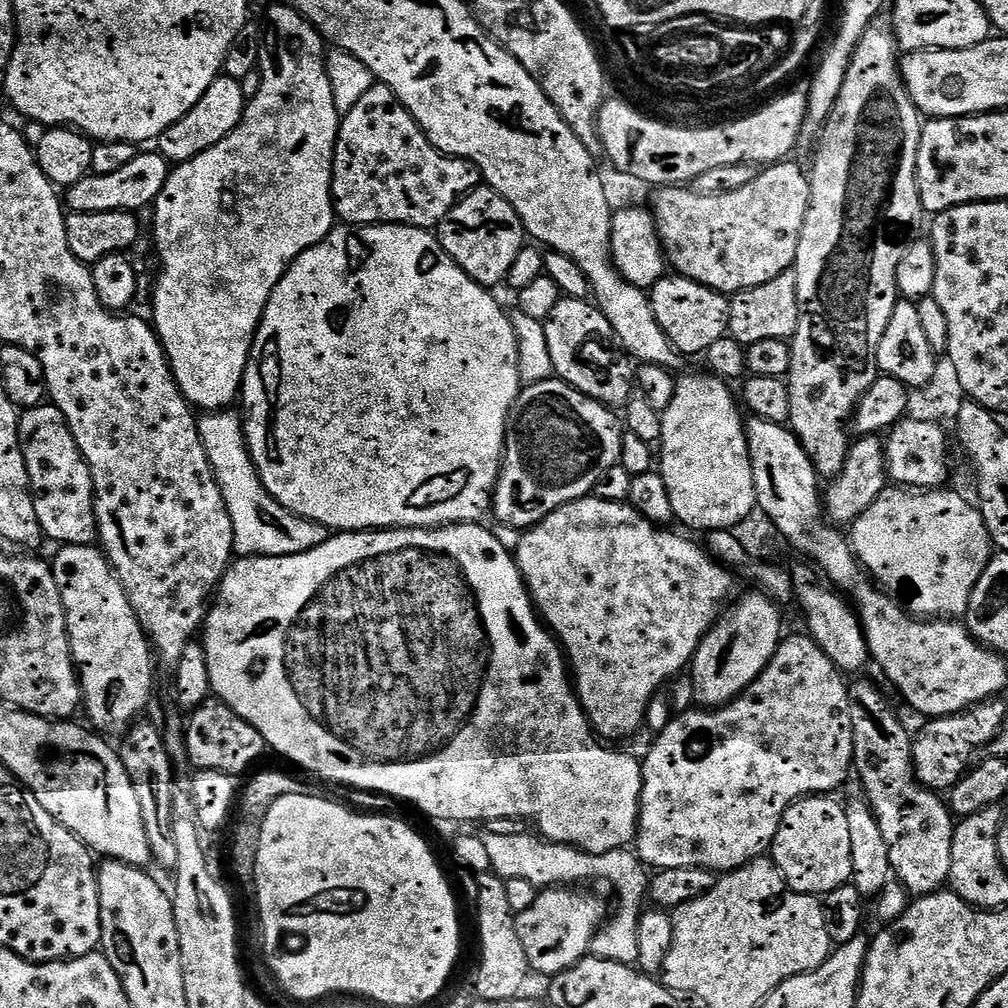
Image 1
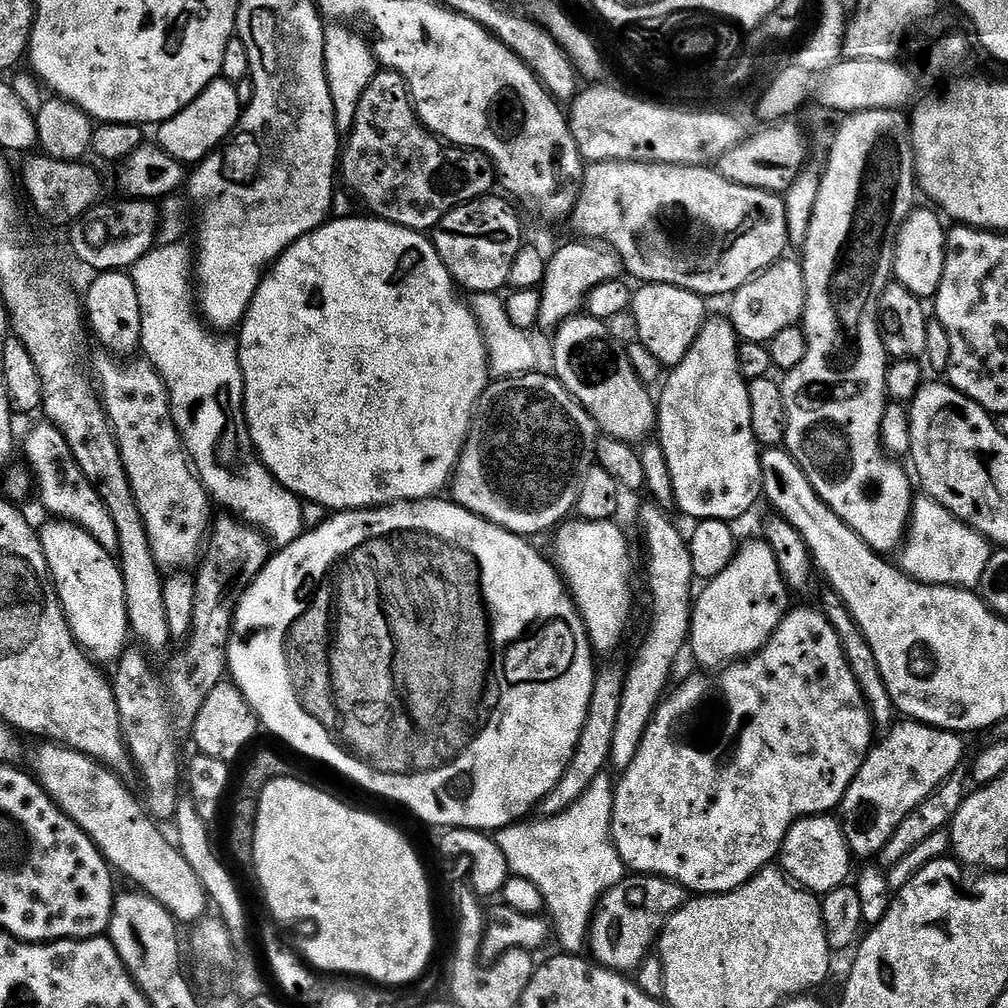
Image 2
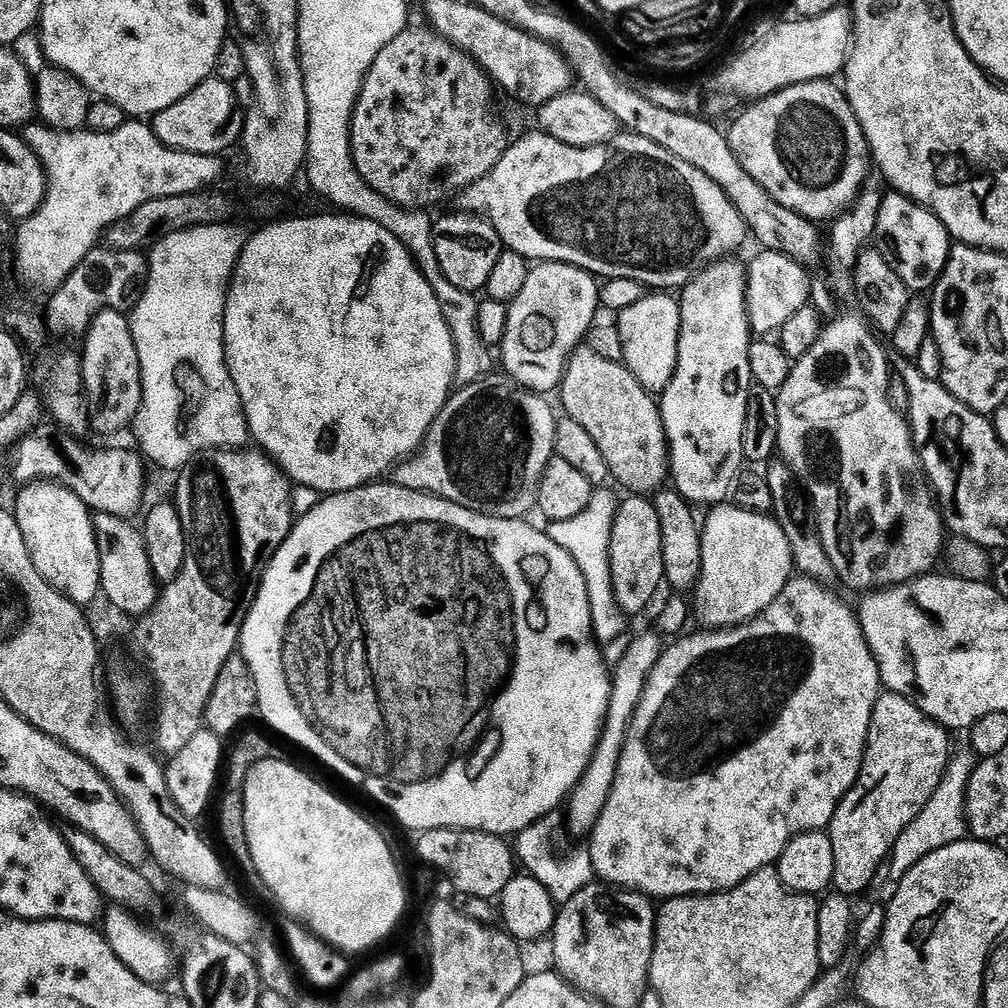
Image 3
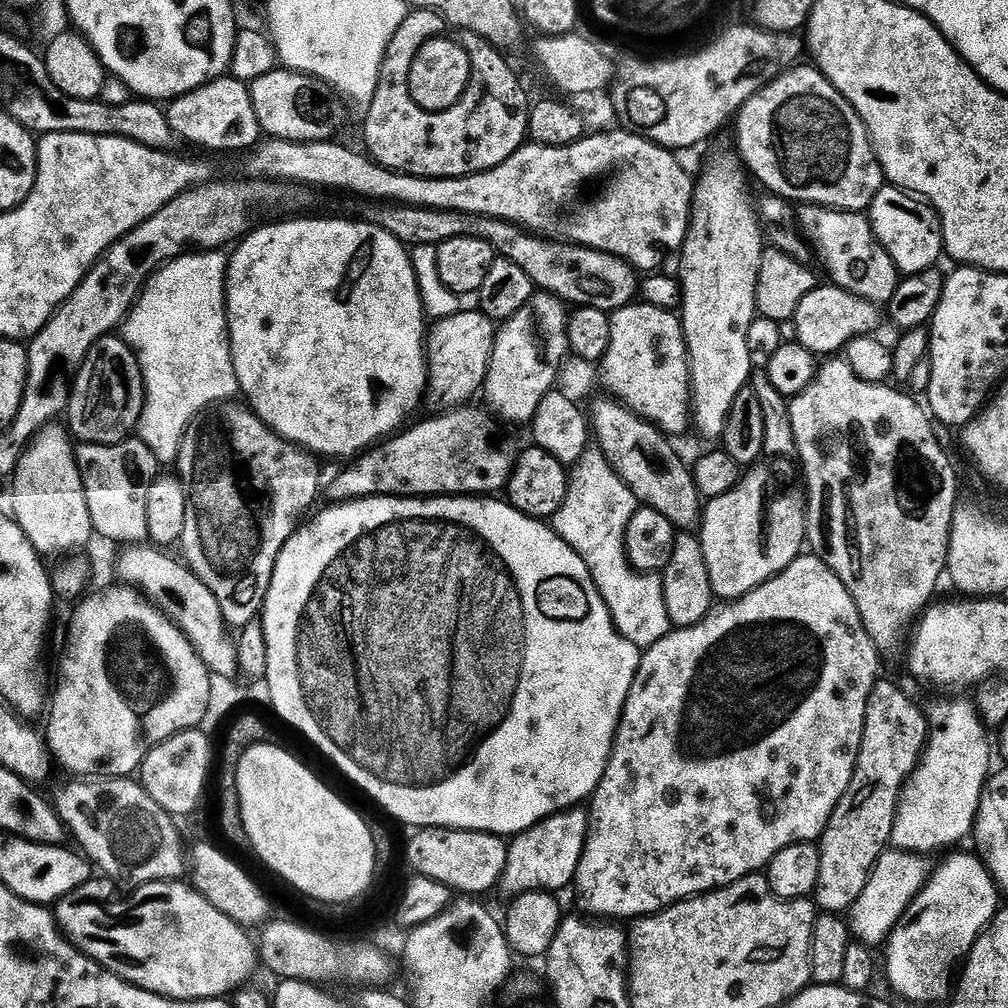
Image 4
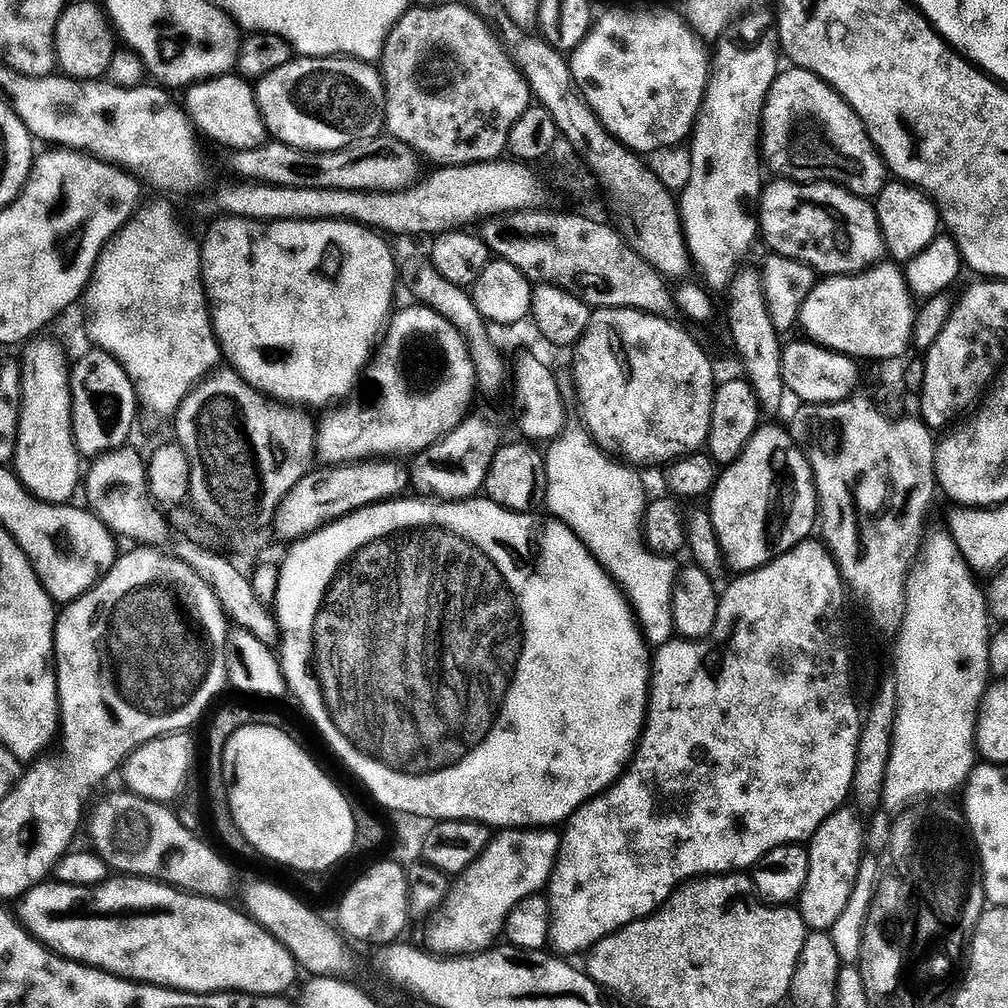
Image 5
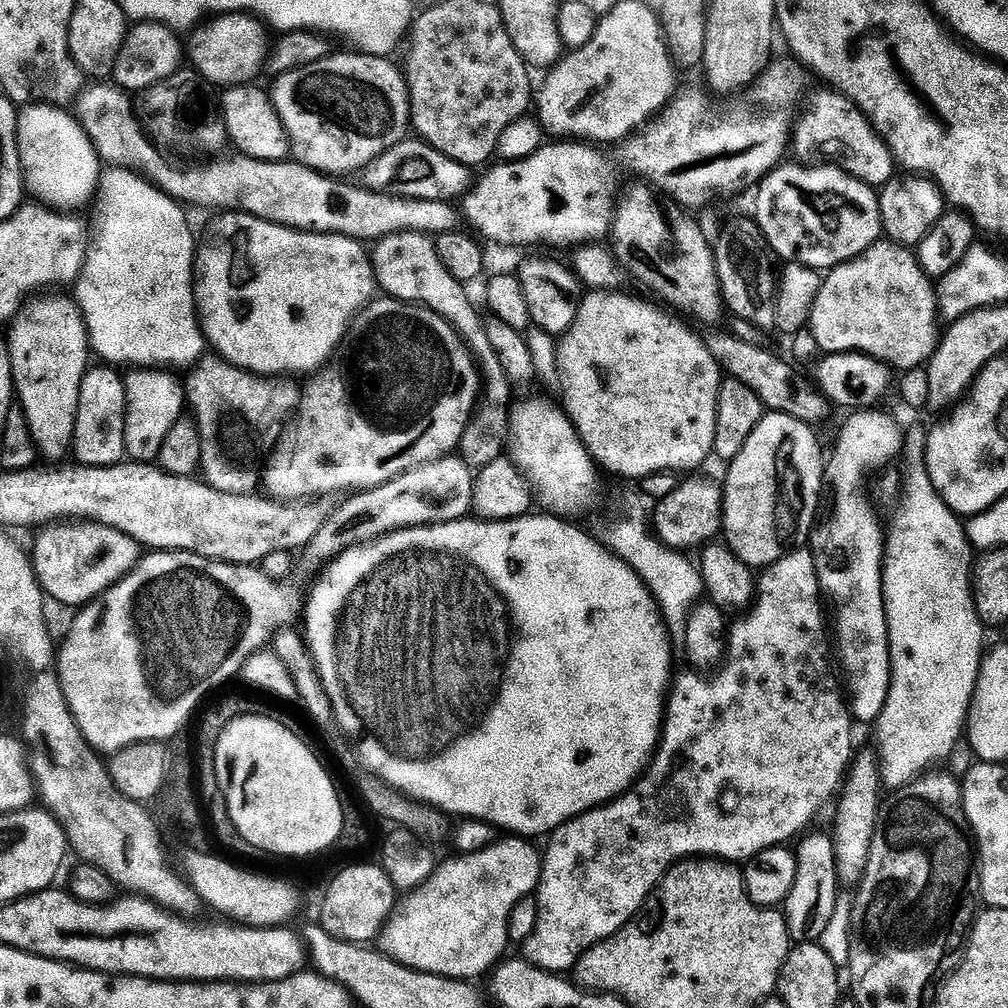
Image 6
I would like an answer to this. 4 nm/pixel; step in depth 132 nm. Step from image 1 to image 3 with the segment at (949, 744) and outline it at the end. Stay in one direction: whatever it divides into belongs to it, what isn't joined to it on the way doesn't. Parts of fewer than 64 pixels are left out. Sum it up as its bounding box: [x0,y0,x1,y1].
[827,691,950,898]

